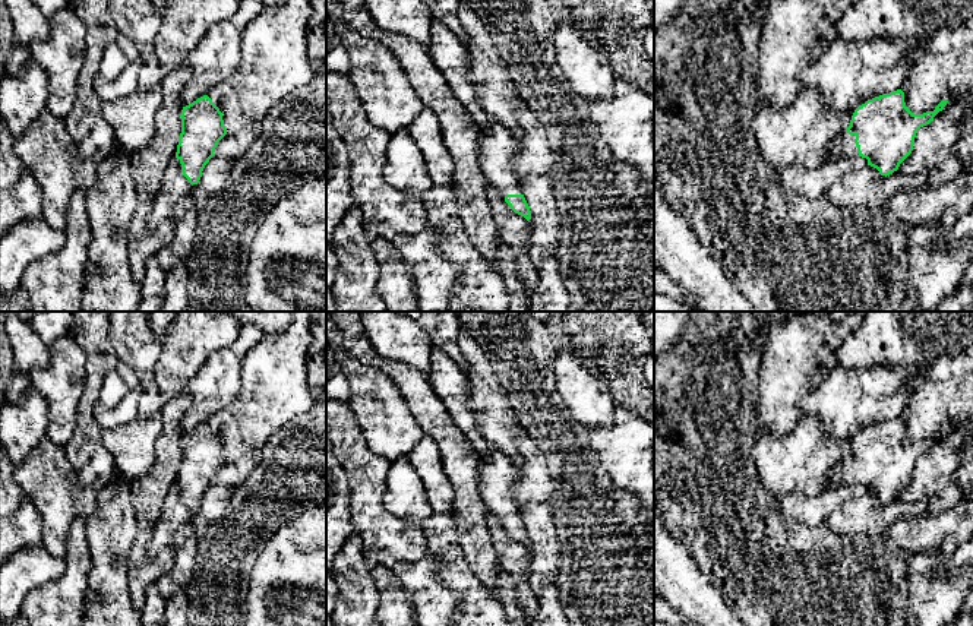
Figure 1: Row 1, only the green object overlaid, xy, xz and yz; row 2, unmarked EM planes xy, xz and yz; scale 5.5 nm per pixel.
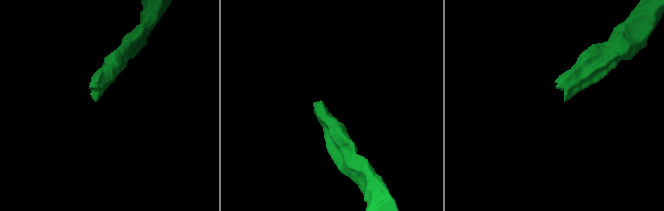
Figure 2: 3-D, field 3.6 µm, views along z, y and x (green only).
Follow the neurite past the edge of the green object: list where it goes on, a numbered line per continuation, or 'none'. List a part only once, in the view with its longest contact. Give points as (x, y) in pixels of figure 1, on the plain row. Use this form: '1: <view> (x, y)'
1: yz (843, 474)

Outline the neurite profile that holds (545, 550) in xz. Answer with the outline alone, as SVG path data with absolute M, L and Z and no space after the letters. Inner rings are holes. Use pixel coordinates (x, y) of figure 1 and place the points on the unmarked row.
M528 502L521 508L521 513L531 538L528 559L536 584L556 584L560 544L556 535L555 510L549 505Z

